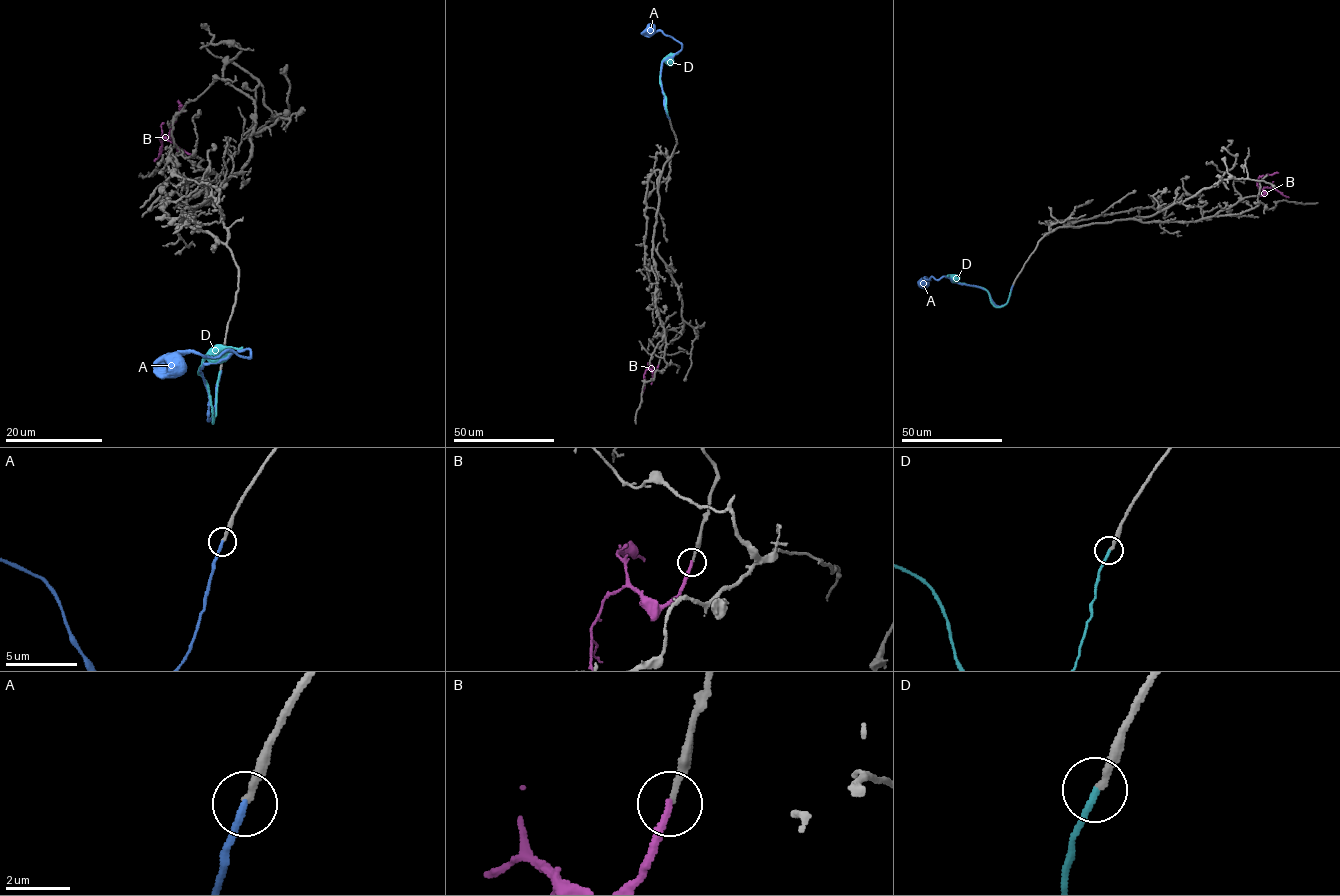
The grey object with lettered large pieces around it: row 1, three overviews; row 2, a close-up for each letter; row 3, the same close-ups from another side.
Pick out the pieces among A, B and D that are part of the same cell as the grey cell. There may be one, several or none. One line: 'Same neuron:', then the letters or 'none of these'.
Same neuron: B, D

